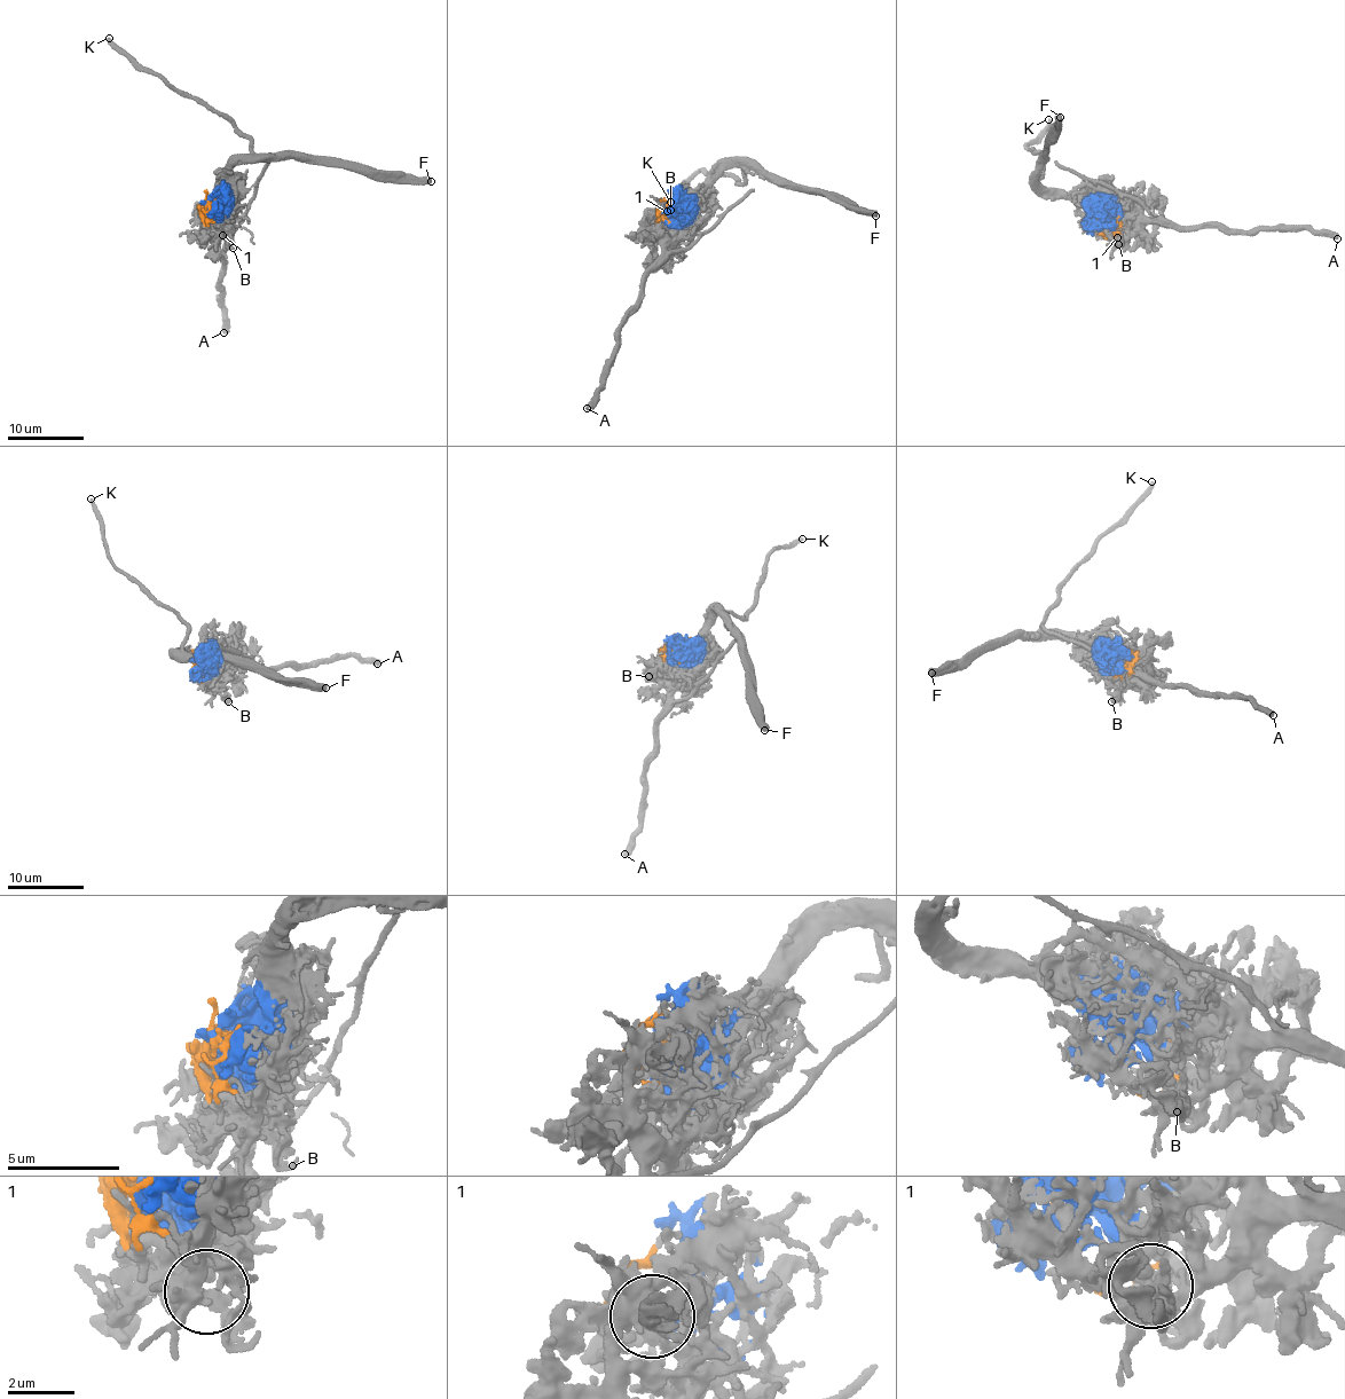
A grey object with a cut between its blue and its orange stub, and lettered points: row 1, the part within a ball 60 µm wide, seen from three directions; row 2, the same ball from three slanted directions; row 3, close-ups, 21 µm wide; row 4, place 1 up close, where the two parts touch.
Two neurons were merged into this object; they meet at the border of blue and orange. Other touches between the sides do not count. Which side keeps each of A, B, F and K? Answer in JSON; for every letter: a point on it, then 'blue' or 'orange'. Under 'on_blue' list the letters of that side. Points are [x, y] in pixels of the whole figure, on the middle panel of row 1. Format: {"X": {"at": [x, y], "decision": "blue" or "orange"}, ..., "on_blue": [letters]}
{"A": {"at": [587, 408], "decision": "orange"}, "B": {"at": [670, 210], "decision": "blue"}, "F": {"at": [875, 215], "decision": "blue"}, "K": {"at": [670, 202], "decision": "blue"}, "on_blue": ["B", "F", "K"]}

